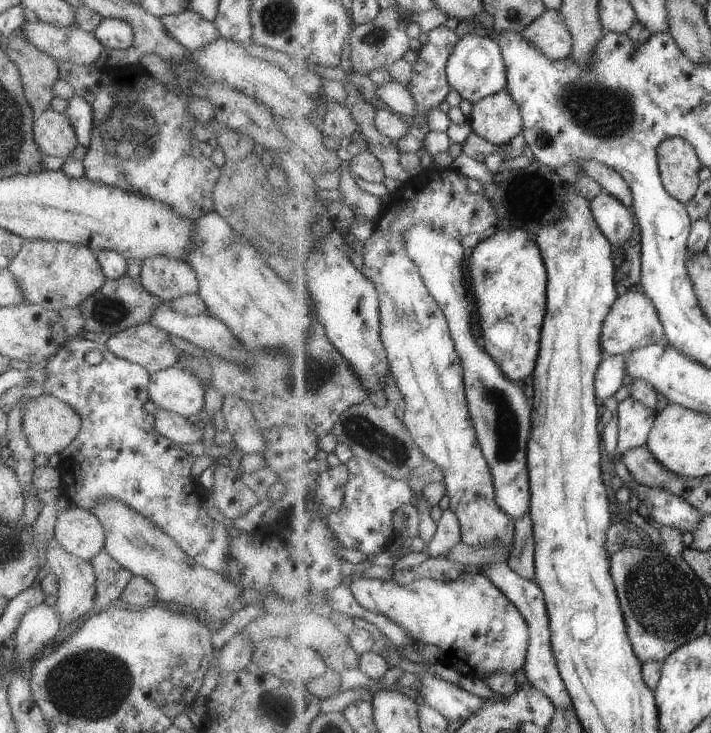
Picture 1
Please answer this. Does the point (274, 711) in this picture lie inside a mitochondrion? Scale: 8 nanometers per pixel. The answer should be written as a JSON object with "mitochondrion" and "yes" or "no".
{"mitochondrion":"yes"}

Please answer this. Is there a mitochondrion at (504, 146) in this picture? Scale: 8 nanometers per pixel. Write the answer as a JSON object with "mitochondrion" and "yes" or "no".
{"mitochondrion":"no"}

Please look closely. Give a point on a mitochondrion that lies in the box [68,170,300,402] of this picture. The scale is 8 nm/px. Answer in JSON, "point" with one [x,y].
{"point":[109,312]}

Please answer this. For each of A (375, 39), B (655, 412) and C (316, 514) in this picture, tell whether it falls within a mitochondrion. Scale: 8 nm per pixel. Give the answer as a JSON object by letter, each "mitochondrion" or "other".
{"A":"mitochondrion","B":"other","C":"other"}

